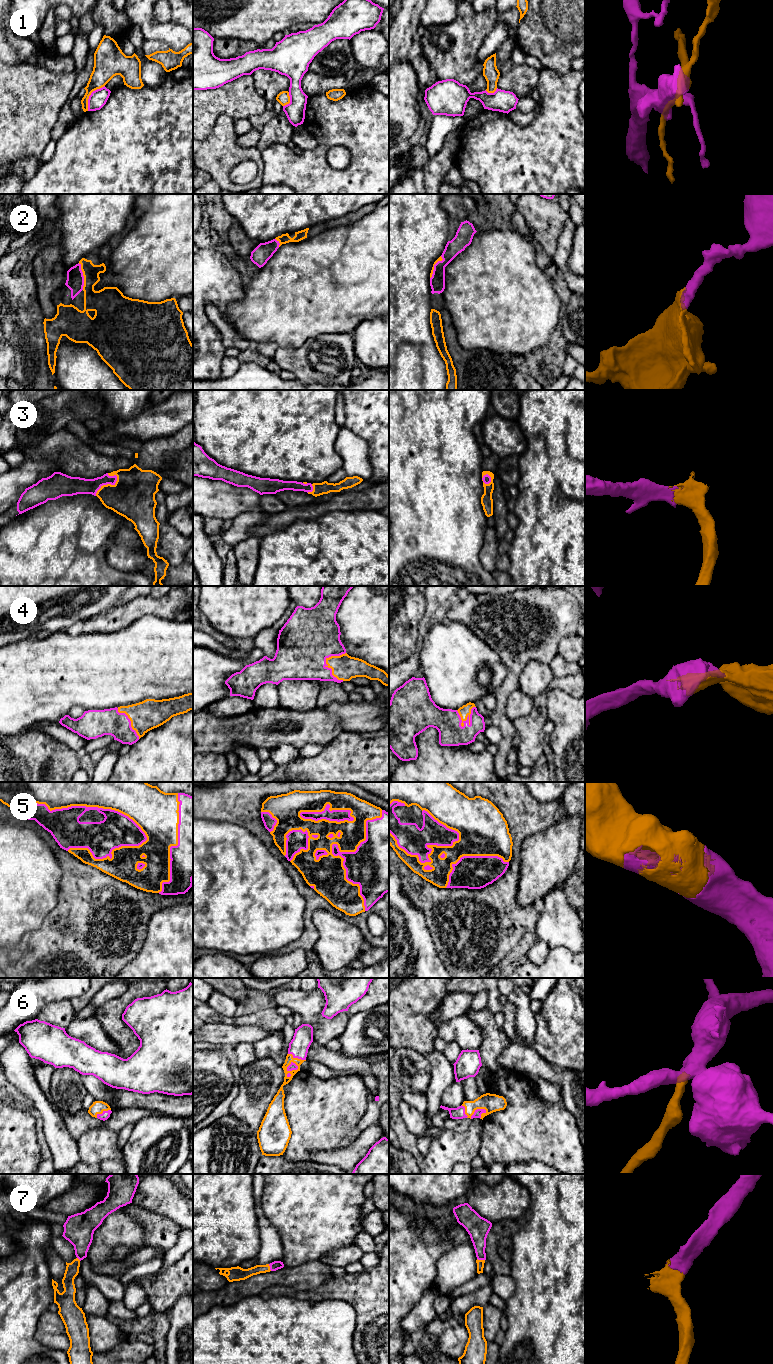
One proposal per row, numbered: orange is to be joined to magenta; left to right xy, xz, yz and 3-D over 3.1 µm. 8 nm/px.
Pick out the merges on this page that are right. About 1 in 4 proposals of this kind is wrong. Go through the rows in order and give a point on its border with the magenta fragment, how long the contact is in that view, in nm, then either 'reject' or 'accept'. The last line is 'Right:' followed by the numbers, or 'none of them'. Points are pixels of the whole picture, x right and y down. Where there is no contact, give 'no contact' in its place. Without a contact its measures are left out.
1: meets magenta in xy at (90, 95); contact 240 nm long; reject
2: meets magenta in xy at (83, 276); contact 220 nm long; accept
3: meets magenta in xy at (107, 483); contact 240 nm long; accept
4: meets magenta in yz at (468, 716); contact 200 nm long; accept
5: meets magenta in xy at (84, 806); contact 1100 nm long; accept
6: meets magenta in xz at (287, 1069); contact 140 nm long; accept
7: meets magenta in yz at (481, 1259); contact 70 nm long; reject
Right: 2, 3, 4, 5, 6

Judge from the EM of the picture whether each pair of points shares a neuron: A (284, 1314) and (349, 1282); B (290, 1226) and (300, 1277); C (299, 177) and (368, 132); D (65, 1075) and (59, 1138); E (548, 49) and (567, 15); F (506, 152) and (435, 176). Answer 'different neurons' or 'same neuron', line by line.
A: different neurons
B: different neurons
C: same neuron
D: different neurons
E: same neuron
F: different neurons

